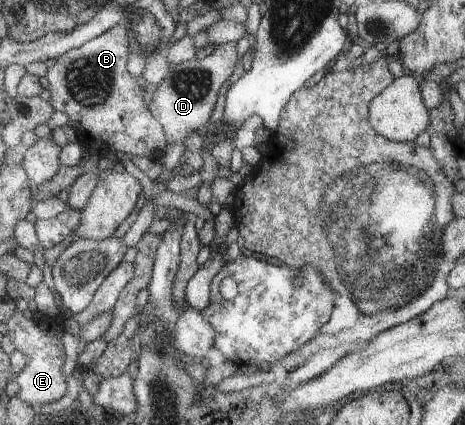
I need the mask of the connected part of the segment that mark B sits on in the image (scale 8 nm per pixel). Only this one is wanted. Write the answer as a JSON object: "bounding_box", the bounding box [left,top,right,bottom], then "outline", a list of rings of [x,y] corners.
{"bounding_box":[47,24,168,160],"outline":[[[121,24],[107,30],[94,40],[83,46],[69,50],[55,60],[55,65],[49,68],[47,82],[51,92],[50,104],[55,111],[61,111],[69,116],[68,124],[75,130],[78,142],[83,144],[86,152],[93,157],[103,155],[110,149],[132,156],[147,157],[151,160],[161,158],[168,144],[164,128],[156,118],[151,116],[143,102],[143,88],[127,70],[129,58],[129,32]]]}

